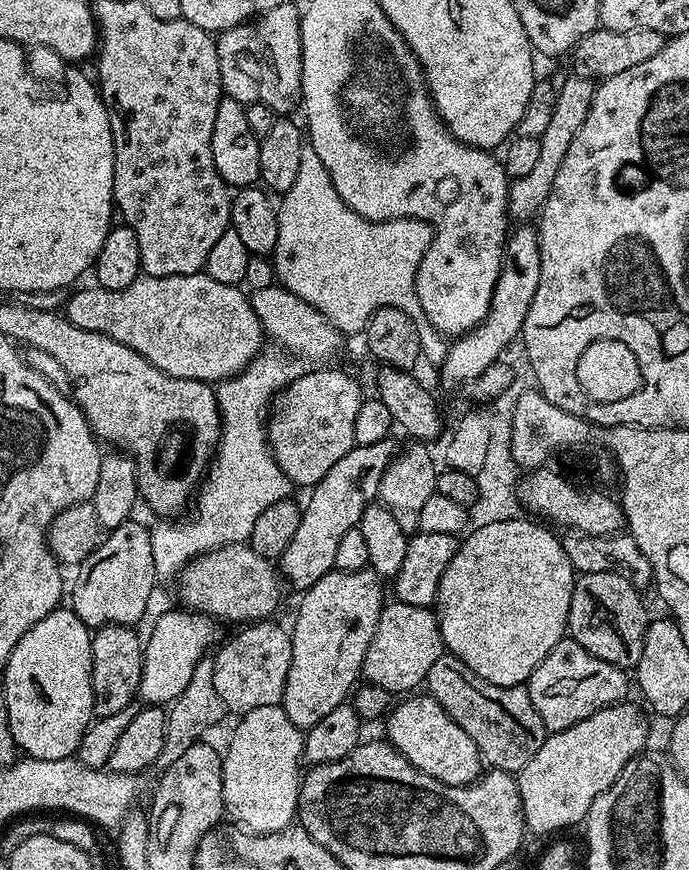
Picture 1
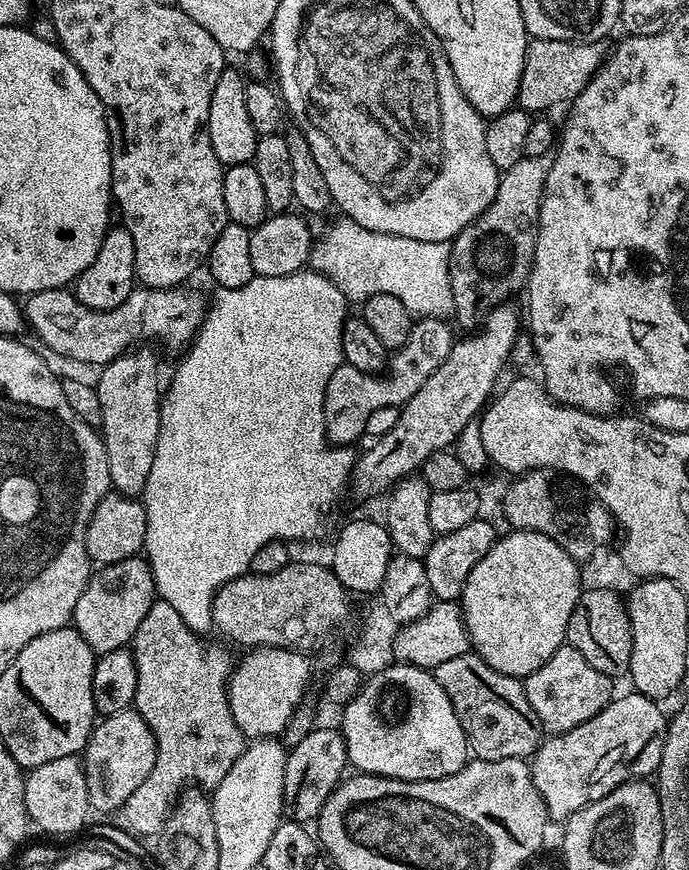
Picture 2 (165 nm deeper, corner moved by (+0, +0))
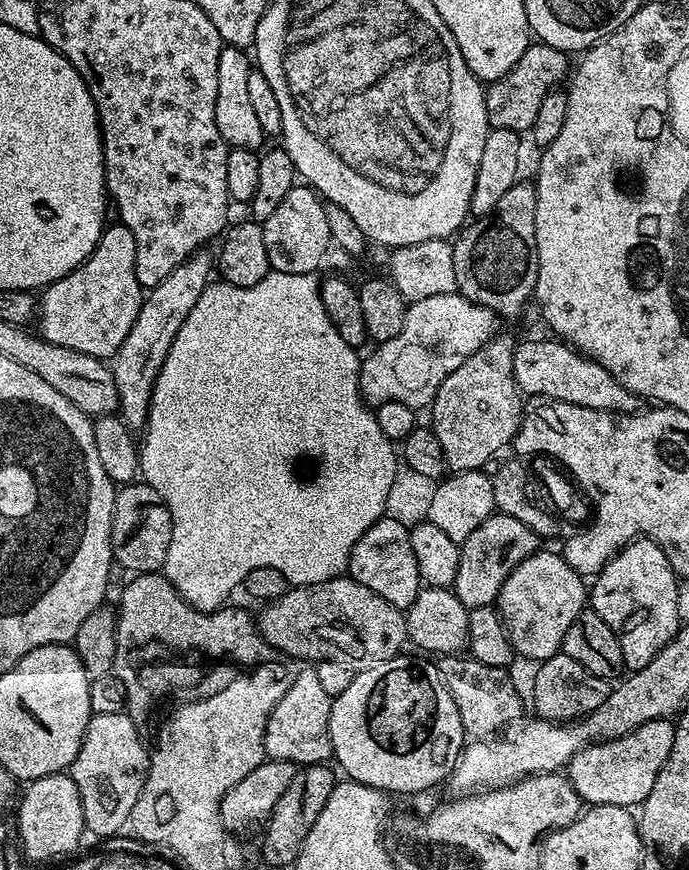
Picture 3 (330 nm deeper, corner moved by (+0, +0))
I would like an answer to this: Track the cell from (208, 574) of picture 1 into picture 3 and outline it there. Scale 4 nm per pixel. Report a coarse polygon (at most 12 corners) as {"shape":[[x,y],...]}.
{"shape":[[351,576],[258,612],[289,658],[354,670],[401,655],[408,621]]}

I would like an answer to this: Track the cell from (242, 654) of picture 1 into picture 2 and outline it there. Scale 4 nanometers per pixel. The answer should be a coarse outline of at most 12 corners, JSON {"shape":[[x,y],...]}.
{"shape":[[254,648],[228,677],[245,737],[279,737],[308,692],[295,648]]}

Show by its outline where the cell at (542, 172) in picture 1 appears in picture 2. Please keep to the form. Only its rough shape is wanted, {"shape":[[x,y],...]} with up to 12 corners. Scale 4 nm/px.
{"shape":[[553,153],[503,169],[451,241],[454,320],[472,330],[532,273]]}

